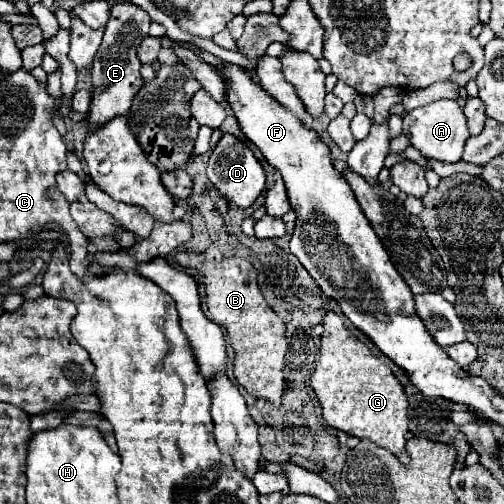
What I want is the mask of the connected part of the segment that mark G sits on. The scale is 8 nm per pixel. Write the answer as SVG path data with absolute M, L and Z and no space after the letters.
M328 312L322 324L324 334L320 346L320 362L310 376L310 386L322 404L322 416L326 424L350 436L370 438L378 446L390 450L402 464L410 464L410 456L404 448L410 434L408 396L404 392L404 386L364 342L350 336L342 324L340 314Z

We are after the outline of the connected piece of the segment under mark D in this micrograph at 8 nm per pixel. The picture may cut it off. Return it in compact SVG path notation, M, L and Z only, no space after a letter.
M224 134L220 138L218 146L212 150L206 174L208 174L210 182L220 190L220 194L226 200L232 200L240 208L248 208L264 192L264 186L266 186L266 172L264 172L260 160L254 156L252 148L244 140L232 136L232 134Z

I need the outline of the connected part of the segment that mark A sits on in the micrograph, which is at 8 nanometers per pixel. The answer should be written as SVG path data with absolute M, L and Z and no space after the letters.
M436 100L420 106L404 116L404 132L410 134L410 144L418 148L424 156L442 162L458 162L464 152L464 144L470 138L466 116L456 100Z

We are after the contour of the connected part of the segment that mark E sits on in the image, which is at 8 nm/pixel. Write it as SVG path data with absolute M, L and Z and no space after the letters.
M116 2L112 6L112 14L110 14L110 22L106 24L106 32L102 38L102 44L96 52L94 64L92 64L92 104L88 110L88 120L90 120L90 130L98 128L98 124L108 122L114 116L126 114L130 110L130 104L134 100L134 96L138 94L138 88L142 88L144 80L140 74L142 62L138 60L136 52L138 52L138 44L142 42L142 38L148 34L150 28L150 16L148 12L144 12L140 6L132 4L132 2Z

